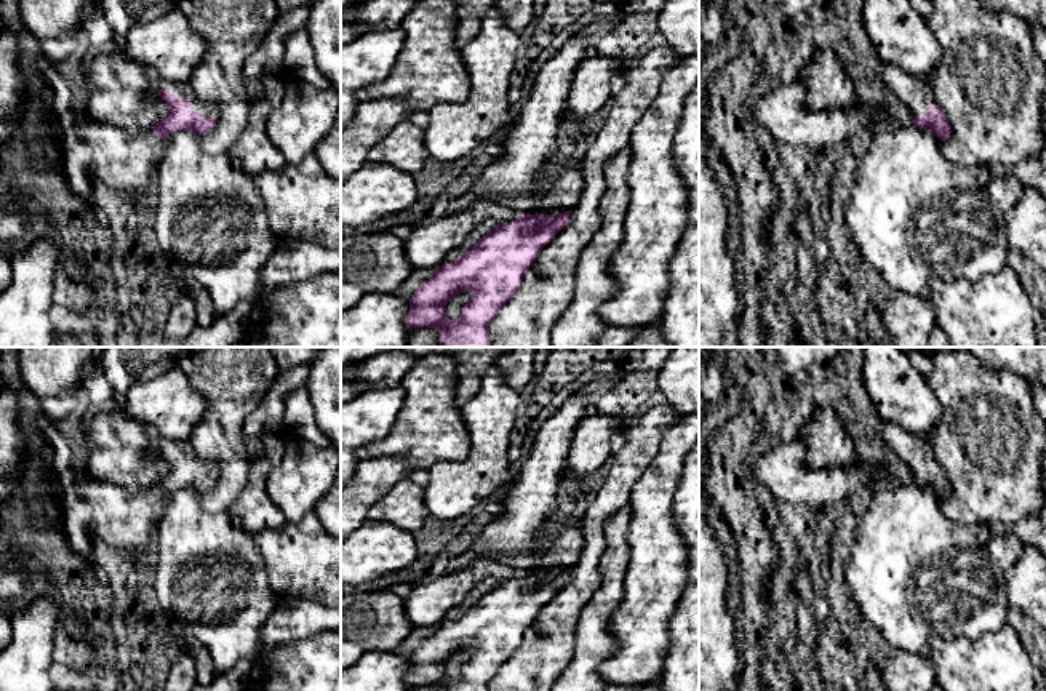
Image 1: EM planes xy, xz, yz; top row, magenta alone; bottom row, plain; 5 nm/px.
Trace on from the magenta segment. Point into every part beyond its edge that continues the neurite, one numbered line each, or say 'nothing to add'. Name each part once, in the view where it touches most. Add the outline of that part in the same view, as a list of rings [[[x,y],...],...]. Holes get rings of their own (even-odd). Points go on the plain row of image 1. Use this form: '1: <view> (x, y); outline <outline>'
1: xy (181, 448); outline [[[158,437],[158,438],[155,440],[155,445],[157,445],[158,448],[168,448],[168,449],[171,449],[174,454],[178,454],[178,456],[181,456],[181,457],[189,457],[189,459],[192,461],[194,467],[195,467],[202,475],[218,475],[216,464],[211,462],[211,461],[203,461],[203,459],[200,459],[200,457],[195,454],[195,451],[194,451],[194,448],[192,448],[189,438],[184,440],[184,441],[173,441],[173,440],[166,440],[166,438]]]

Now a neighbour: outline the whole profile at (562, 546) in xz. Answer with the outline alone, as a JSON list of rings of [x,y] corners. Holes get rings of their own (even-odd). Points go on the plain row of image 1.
[[[549,525],[542,537],[542,545],[536,550],[536,568],[531,573],[549,573],[557,576],[579,560],[582,552],[582,529],[579,525]]]

